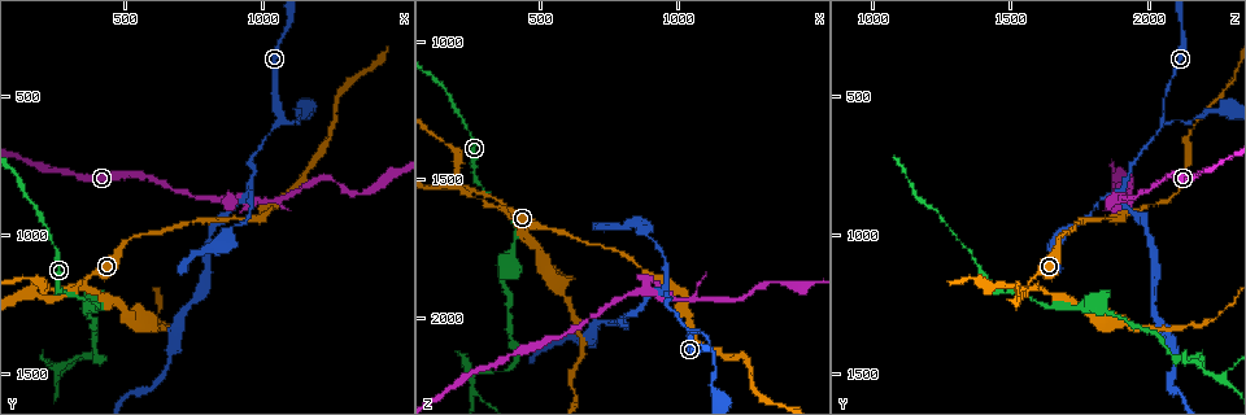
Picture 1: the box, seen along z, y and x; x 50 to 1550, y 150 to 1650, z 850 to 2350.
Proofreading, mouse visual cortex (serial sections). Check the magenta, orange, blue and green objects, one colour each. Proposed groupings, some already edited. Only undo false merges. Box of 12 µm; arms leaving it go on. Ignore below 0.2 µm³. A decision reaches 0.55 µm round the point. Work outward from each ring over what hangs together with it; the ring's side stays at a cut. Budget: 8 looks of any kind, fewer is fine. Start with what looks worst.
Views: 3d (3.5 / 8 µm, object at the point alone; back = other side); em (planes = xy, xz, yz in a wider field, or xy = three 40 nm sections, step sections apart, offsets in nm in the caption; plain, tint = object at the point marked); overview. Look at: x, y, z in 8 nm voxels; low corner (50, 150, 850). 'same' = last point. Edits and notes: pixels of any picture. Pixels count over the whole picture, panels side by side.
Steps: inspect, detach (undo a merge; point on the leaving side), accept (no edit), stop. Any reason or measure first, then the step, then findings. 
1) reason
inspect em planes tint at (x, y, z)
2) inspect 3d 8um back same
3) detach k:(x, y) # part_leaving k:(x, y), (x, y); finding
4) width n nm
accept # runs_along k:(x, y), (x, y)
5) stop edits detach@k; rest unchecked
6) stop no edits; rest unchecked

narrows sharply
inspect 3d 3.5um at (290, 1200, 1560)

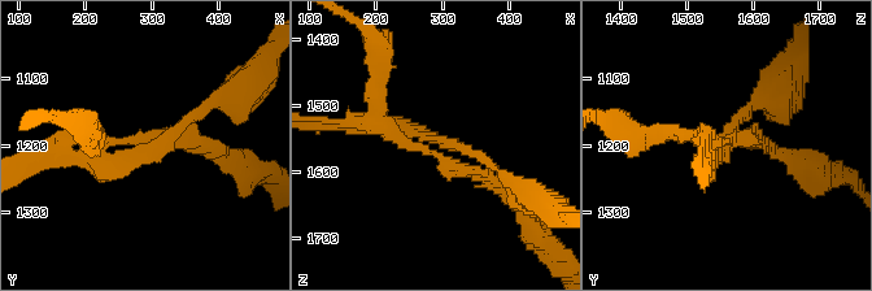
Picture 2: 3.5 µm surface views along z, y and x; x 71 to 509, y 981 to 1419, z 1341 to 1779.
arms 3; arm_widths 150, 150, 200 nm; now the EM
inspect em xy step 2 tint at (290, 1210, 1560)

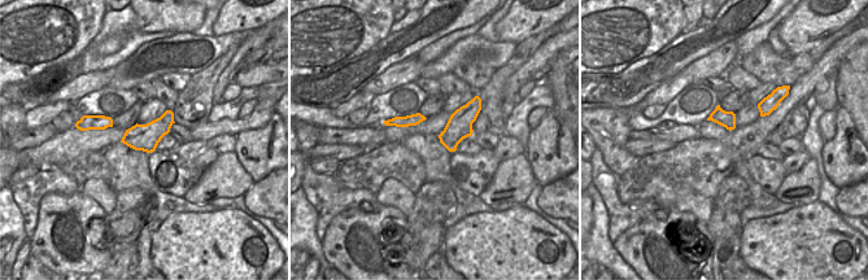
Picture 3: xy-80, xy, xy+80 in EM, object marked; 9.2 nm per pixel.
cut it another way
inspect em planes tint same

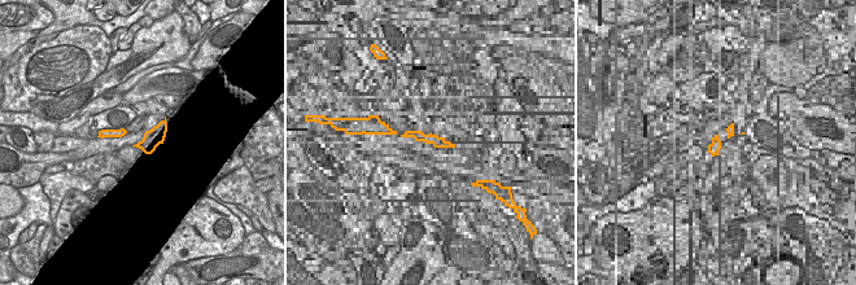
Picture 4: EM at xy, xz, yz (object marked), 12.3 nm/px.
detach 2:(187, 139) # part_leaving 2:(735, 147), (754, 139), (805, 163); two cells meet here

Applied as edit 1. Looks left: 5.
see it whole again
inspect overview

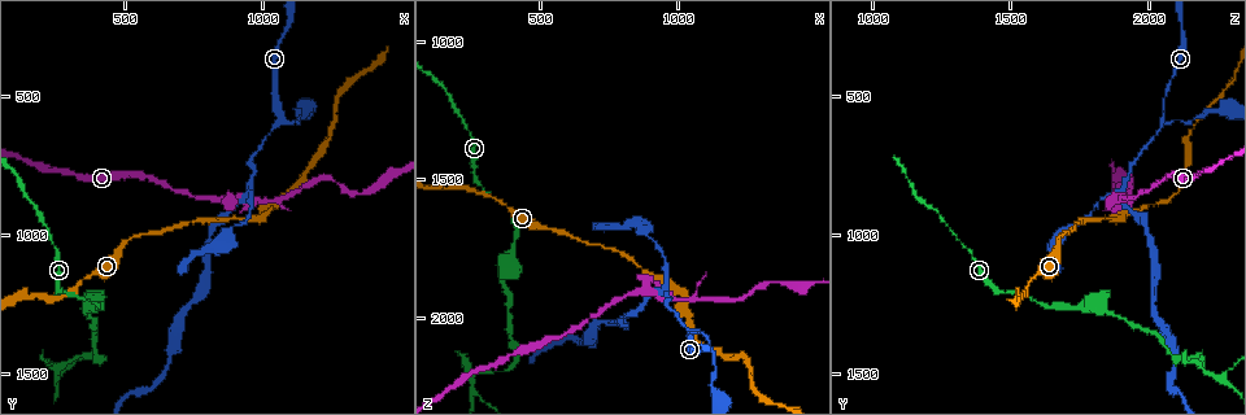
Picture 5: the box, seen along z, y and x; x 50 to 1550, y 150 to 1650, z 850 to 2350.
a fork
inspect 3d 3.5um at (1050, 580, 2060)

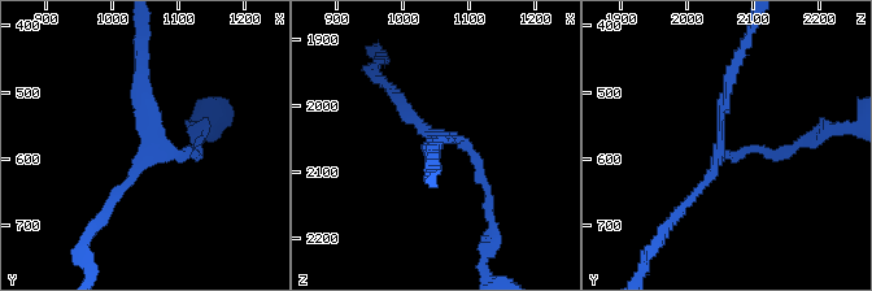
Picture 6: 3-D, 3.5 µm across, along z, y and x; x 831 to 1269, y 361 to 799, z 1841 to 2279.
inspect em planes plain at (1060, 575, 2050)

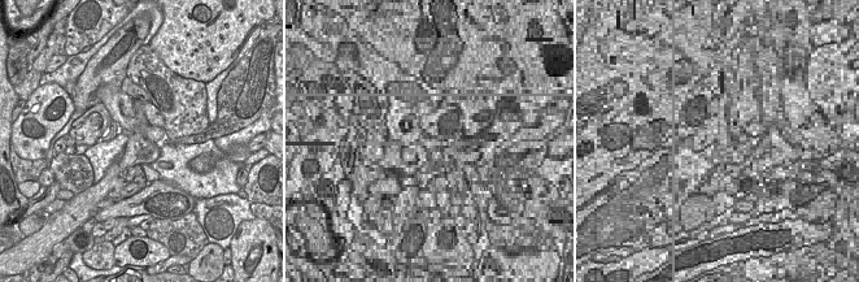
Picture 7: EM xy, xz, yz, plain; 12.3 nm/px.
where the object lies
inspect em planes tint same

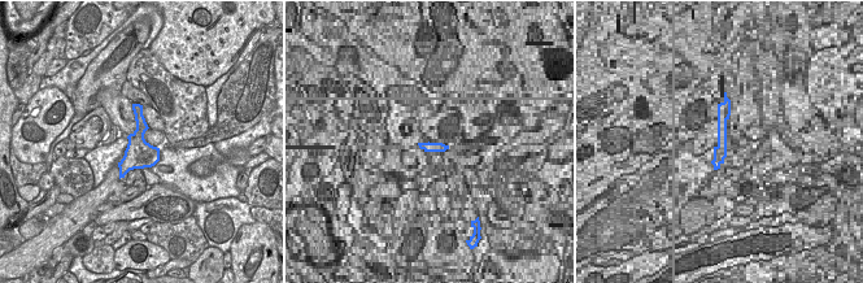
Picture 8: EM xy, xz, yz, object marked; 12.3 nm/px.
accept # runs_along 6:(737, 56), (718, 164), (685, 204); one cell here

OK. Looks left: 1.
stop edits detach@2; rest unchecked

